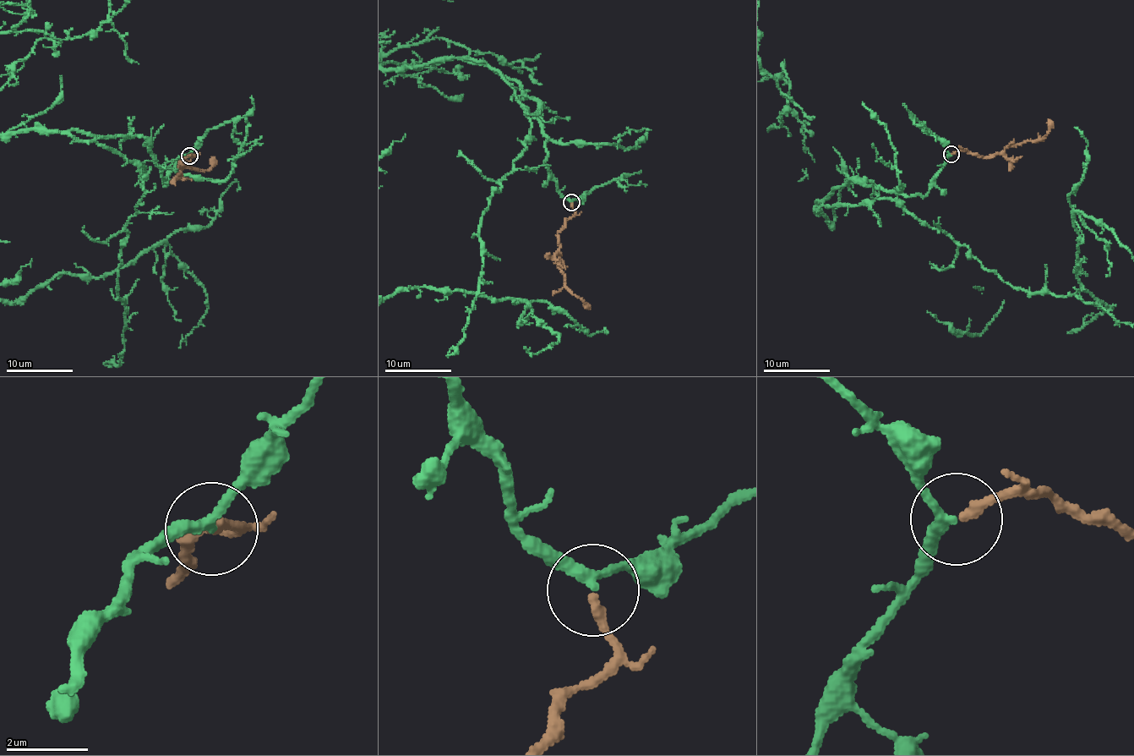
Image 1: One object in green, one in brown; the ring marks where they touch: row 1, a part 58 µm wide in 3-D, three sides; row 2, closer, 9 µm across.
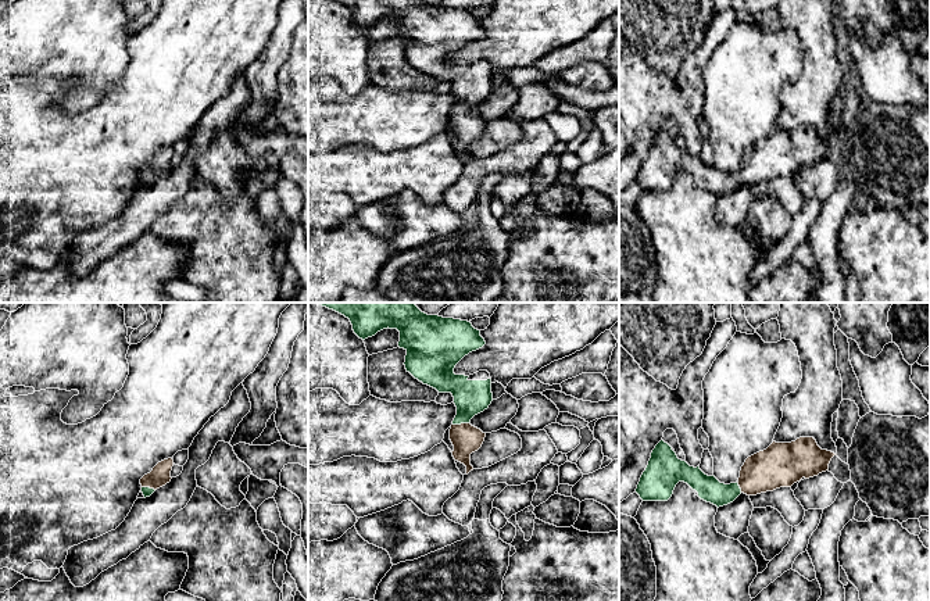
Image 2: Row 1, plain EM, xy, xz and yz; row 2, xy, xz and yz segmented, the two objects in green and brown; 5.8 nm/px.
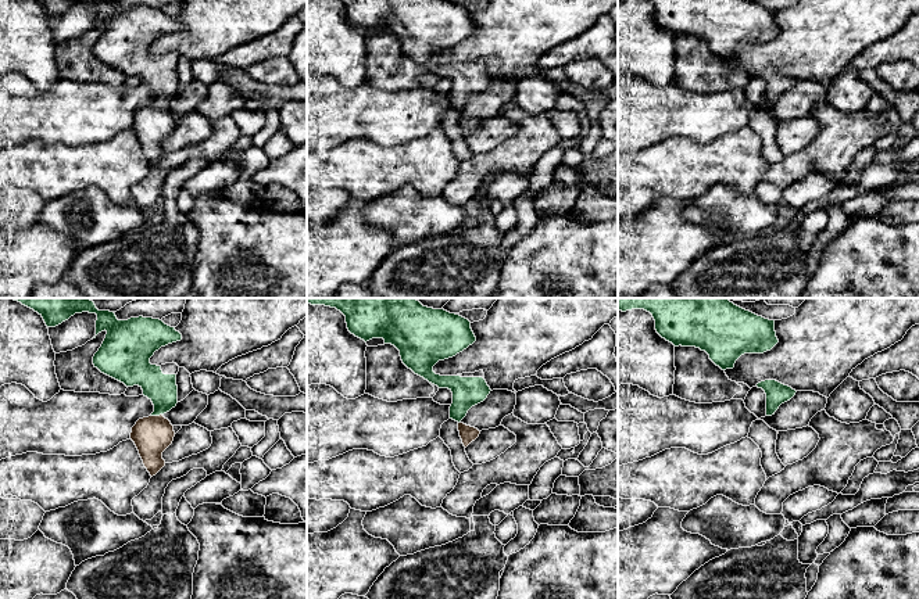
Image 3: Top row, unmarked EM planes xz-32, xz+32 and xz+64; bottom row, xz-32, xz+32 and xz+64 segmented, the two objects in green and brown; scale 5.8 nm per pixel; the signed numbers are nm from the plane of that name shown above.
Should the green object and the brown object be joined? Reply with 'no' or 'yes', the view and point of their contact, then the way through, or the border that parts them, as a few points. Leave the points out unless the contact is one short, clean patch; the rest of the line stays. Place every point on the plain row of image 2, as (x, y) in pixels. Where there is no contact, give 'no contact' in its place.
yes; contact xz (460, 113); way xz (471, 86), (460, 113), (461, 121), (467, 128)

